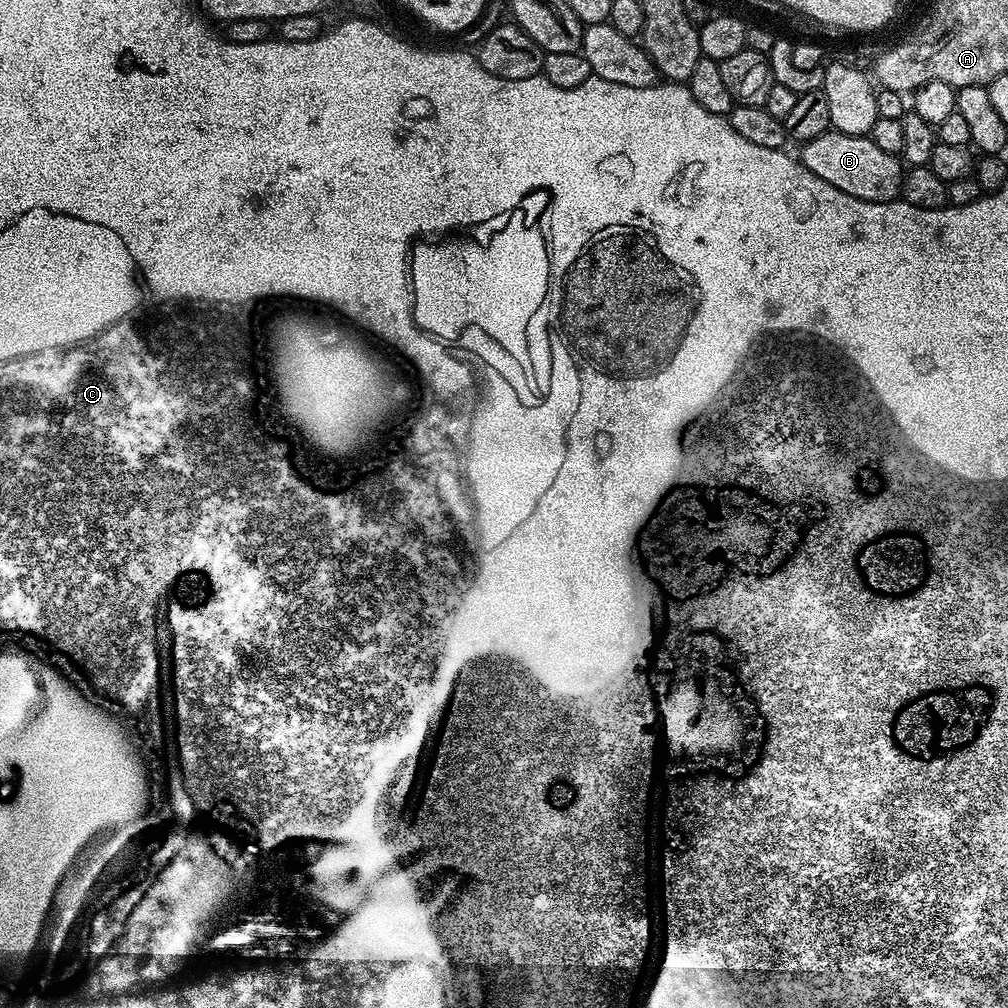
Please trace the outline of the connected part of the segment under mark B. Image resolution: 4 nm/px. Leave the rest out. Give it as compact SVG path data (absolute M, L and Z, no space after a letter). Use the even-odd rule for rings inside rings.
M829 130L820 137L804 142L800 150L798 159L805 168L854 198L862 198L866 202L886 202L901 195L905 175L901 161L874 146L868 136L851 136Z

